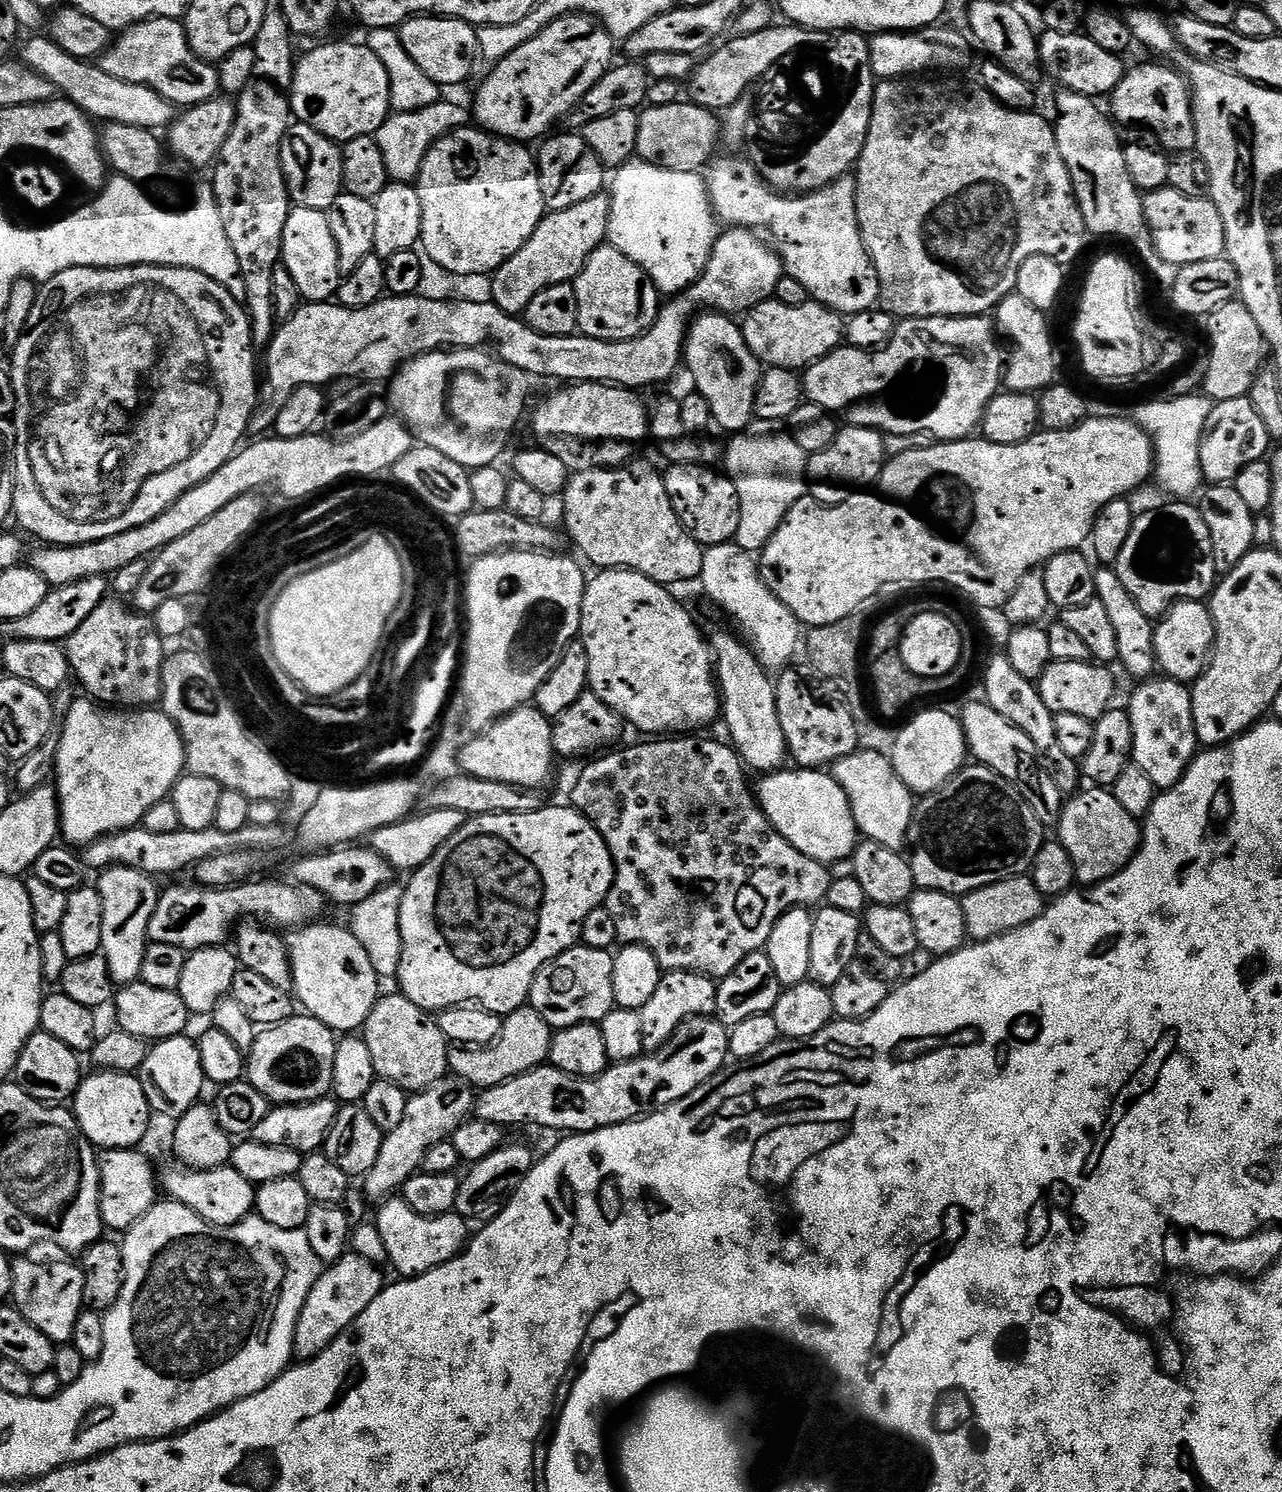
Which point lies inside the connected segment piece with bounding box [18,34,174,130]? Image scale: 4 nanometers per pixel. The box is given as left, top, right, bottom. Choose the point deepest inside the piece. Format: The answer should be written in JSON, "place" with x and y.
{"place":[101,96]}

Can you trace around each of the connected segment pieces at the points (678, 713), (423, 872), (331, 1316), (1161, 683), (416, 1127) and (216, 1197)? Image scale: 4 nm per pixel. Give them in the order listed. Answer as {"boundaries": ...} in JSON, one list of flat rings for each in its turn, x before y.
{"boundaries":[[[614,568,600,570,595,573,596,577,589,579,584,585,584,597,582,598,582,614,580,615,579,640,584,644,586,658,588,659,588,686,591,692,598,694,606,706,610,706,619,714,621,721,633,724,644,734,686,734,691,730,704,730,707,724,717,723,722,712,722,702,718,697,718,689,714,679,713,658,710,653,710,644,700,633,696,620,671,596,669,589,663,584,654,582,642,574,632,572,628,568]],[[545,806,530,814,490,814,489,816,474,816,465,819,464,825,443,844,435,854,407,877,408,884,403,885,404,897,400,900,400,961,394,977,395,983,400,983,399,995,410,998,414,1006,423,1012,439,1014,446,1008,461,1006,479,1006,487,1012,494,1012,503,1018,514,1010,525,1007,529,1003,528,995,532,989,534,978,542,966,558,958,567,948,577,947,580,939,580,927,590,914,590,910,601,907,607,901,608,891,616,877,616,863,612,861,610,850,598,834,598,830,585,816,571,806,551,808]],[[345,1254,321,1271,302,1306,294,1330,292,1355,297,1361,312,1360,322,1354,322,1350,326,1350,330,1342,339,1338,358,1319,362,1310,366,1310,366,1306,370,1306,370,1302,378,1298,378,1294,386,1286,386,1279,380,1271,377,1265,366,1262,366,1258,355,1254]],[[1149,678,1137,683,1132,701,1126,704,1130,726,1134,732,1131,763,1148,775,1157,790,1172,788,1186,774,1198,755,1194,730,1192,693,1178,680]],[[451,1074,445,1076,443,1080,434,1082,434,1086,430,1086,426,1090,411,1093,406,1106,406,1114,402,1117,402,1123,398,1125,398,1130,385,1135,382,1150,378,1150,378,1162,374,1162,368,1175,363,1177,362,1184,364,1184,365,1194,370,1199,376,1200,375,1202,383,1202,393,1194,399,1193,407,1180,421,1171,426,1150,430,1150,430,1146,434,1146,438,1142,449,1139,452,1133,473,1115,473,1112,474,1089,472,1085,467,1080]],[[183,1166,175,1167,170,1169,165,1176,162,1176,163,1191,165,1188,168,1191,167,1195,171,1199,177,1200,180,1204,185,1204,190,1210,194,1210,194,1214,198,1214,203,1220,213,1224,215,1228,234,1226,248,1216,253,1215,256,1206,256,1188,246,1178,242,1178,242,1174,238,1174,238,1170,225,1166,222,1168,211,1168,205,1172,197,1172]]]}

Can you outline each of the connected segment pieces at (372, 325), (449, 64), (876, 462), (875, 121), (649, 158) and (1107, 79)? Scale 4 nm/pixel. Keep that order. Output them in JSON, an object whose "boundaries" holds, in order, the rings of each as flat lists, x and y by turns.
{"boundaries":[[[728,228,721,231,716,238,716,245,714,250,710,254,710,262,706,262,706,270,689,286,688,291,682,292,671,297,672,300,663,305,660,309,660,313,657,314,655,322,649,326,649,328,640,336,635,336,632,340,599,340,598,338,590,338,583,334,577,334,575,336,551,336,550,334,538,334,529,324,525,324,520,316,509,316,508,313,503,312,496,304,493,304,491,299,484,298,484,300,431,300,430,297,424,296,425,294,417,294,415,296,394,296,391,294,385,295,378,302,374,302,370,306,365,308,344,308,338,302,325,302,322,304,314,304,311,302,301,303,297,308,295,314,286,321,283,321,277,327,276,332,272,335,272,340,268,343,266,349,266,355,268,355,268,377,263,377,262,387,258,392,258,403,256,405,256,411,252,413,252,417,248,419,248,432,252,434,264,434,267,430,275,429,276,419,278,414,282,410,282,406,286,406,286,398,290,398,290,394,294,394,294,390,298,390,302,386,307,384,314,384,317,386,328,386,331,380,344,380,349,376,352,380,384,380,384,382,391,381,392,377,396,375,398,369,405,362,416,359,417,356,425,356,427,352,438,352,441,349,451,350,454,348,482,348,497,356,500,359,506,361,510,366,518,366,518,370,527,372,529,376,533,378,539,378,541,376,544,380,560,380,556,382,571,382,572,384,614,384,617,388,630,388,633,390,641,390,640,388,648,388,651,384,660,384,663,380,668,380,676,372,676,367,681,367,682,357,686,352,686,341,688,338,688,326,692,323,694,317,697,315,698,310,715,310,723,312,725,314,743,314,749,312,754,306,758,306,762,302,773,299,776,295,776,287,778,282,786,274,783,264,780,263,780,257,767,243,763,244,762,241,756,237,757,233,751,228]],[[413,16,398,29,401,44,411,61,423,74,436,84,460,84,472,72,472,63,477,63,480,47,476,28,464,20,451,20,449,16]],[[857,424,841,427,826,450,808,456,807,495,825,506,846,502,855,492,871,489,879,481,885,463,884,436,875,428,863,428]],[[908,78,898,80,880,80,877,83,875,92,871,93,872,113,867,113,866,119,870,122,870,130,866,134,866,146,862,150,860,160,854,169,856,178,856,213,858,214,858,226,862,234,862,242,874,262,874,270,878,270,878,282,880,283,880,304,885,312,897,318,911,318,913,316,982,316,991,313,996,305,1001,304,1008,296,1016,292,1018,282,1018,270,1022,270,1022,262,1031,256,1049,256,1060,264,1071,266,1076,259,1084,252,1084,243,1090,240,1090,233,1086,222,1082,218,1082,210,1078,206,1076,196,1072,193,1072,179,1066,170,1066,162,1062,162,1062,154,1058,150,1056,141,1056,129,1051,123,1048,124,1040,116,1035,116,1035,111,1015,112,997,102,989,92,984,91,983,87,967,88,964,84,939,84,932,78,920,78,913,82]],[[677,102,670,106,648,106,640,112,636,156,648,164,662,166,662,170,700,172,707,169,720,143,717,113,697,104]],[[1041,31,1038,36,1040,46,1040,67,1048,72,1060,83,1061,89,1069,92,1077,92,1083,96,1093,98,1107,97,1122,82,1126,71,1121,57,1110,50,1102,50,1083,31,1070,34,1058,34,1057,32]]]}

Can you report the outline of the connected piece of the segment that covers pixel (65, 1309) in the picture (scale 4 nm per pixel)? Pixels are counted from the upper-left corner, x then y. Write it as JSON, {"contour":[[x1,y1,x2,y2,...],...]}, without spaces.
{"contour":[[16,1258,12,1260,12,1295,11,1303,16,1311,23,1314,26,1322,38,1326,46,1338,50,1338,53,1344,59,1346,70,1344,74,1334,74,1322,78,1322,78,1314,85,1311,82,1298,82,1286,84,1285,84,1270,79,1263,76,1264,39,1264,36,1260,24,1260,28,1258]]}

